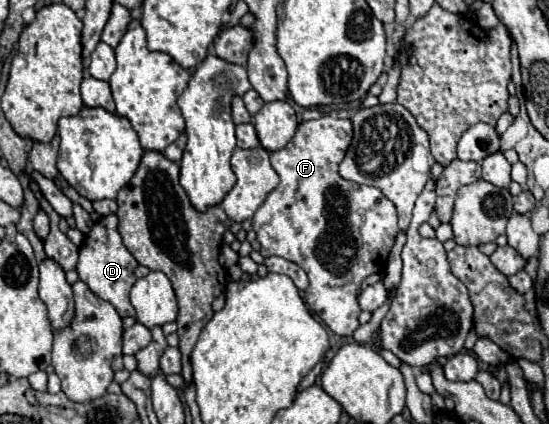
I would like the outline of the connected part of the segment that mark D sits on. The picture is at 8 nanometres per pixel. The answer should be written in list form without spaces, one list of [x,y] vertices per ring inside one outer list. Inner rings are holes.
[[[114,213],[100,217],[92,231],[86,235],[84,243],[80,245],[80,259],[76,265],[76,271],[80,275],[80,279],[104,301],[112,303],[114,309],[120,313],[122,318],[134,316],[135,311],[130,303],[130,289],[136,281],[134,277],[134,269],[138,267],[138,261],[132,257],[132,253],[124,247],[122,237],[118,233],[118,219]]]

